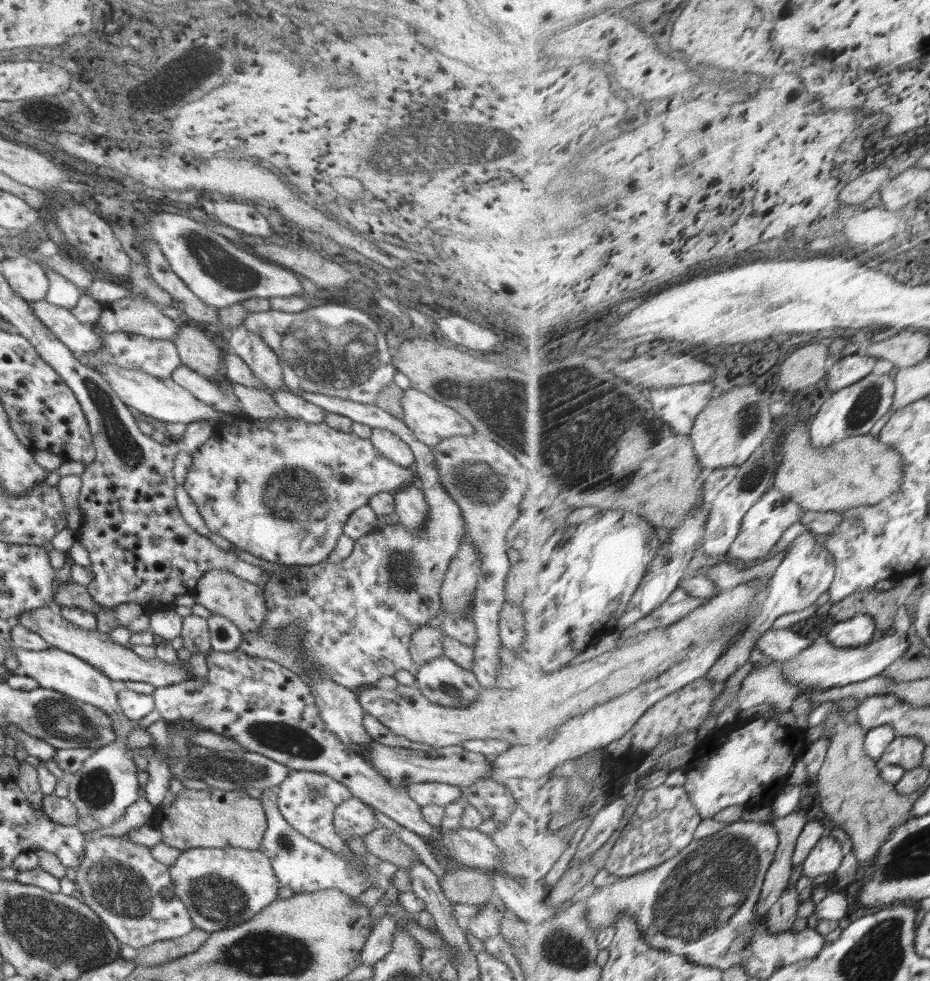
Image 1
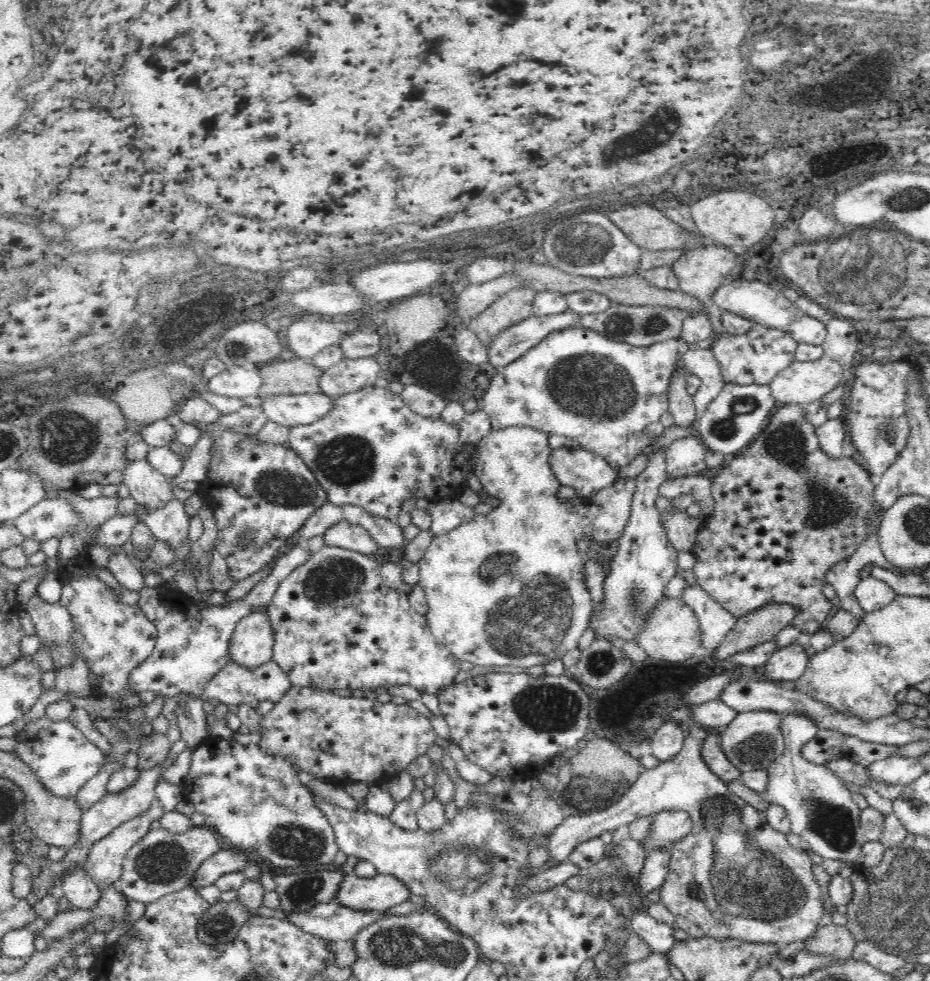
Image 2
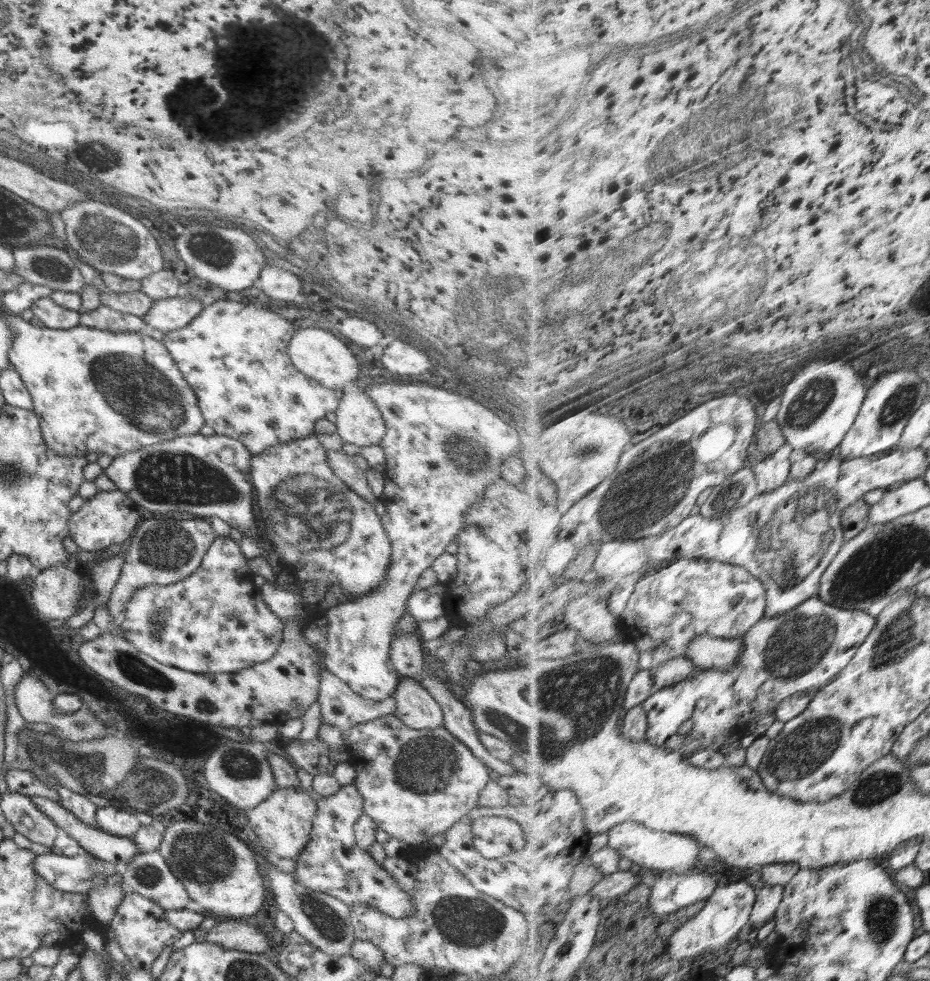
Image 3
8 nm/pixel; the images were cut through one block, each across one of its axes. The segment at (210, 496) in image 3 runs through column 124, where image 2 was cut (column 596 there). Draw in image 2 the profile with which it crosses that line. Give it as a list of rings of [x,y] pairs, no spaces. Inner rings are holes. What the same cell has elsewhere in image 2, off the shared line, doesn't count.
[[[564,445],[560,448],[552,449],[549,461],[551,469],[554,471],[555,477],[560,481],[560,484],[573,488],[582,500],[594,496],[602,488],[612,486],[617,481],[616,478],[618,478],[617,468],[610,466],[610,463],[603,456],[595,452],[590,452],[582,447],[576,450]]]

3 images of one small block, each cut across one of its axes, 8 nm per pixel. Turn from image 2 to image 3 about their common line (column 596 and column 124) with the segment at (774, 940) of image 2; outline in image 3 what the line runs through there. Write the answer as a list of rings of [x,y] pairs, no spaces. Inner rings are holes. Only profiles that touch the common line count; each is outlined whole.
[[[98,807],[96,811],[96,828],[104,832],[132,839],[133,834],[141,827],[136,815],[125,809]]]

